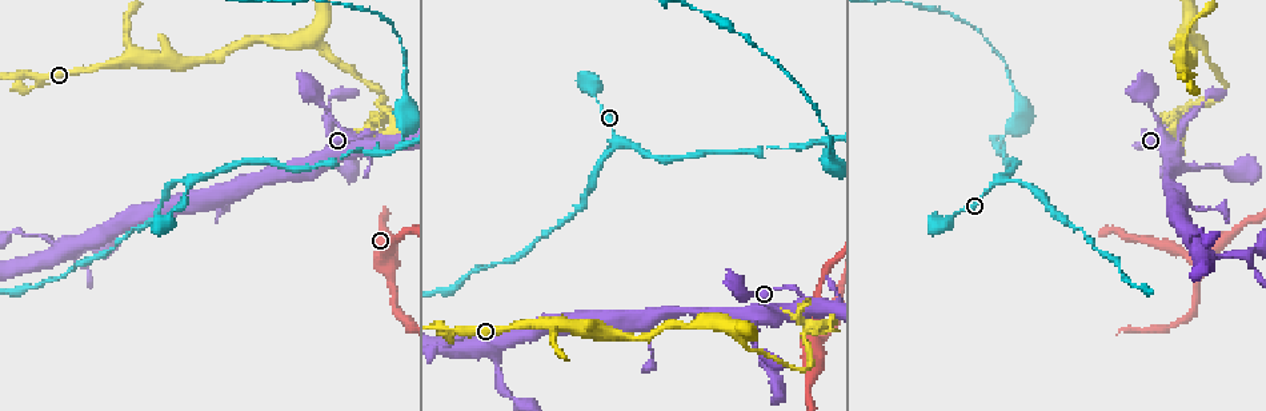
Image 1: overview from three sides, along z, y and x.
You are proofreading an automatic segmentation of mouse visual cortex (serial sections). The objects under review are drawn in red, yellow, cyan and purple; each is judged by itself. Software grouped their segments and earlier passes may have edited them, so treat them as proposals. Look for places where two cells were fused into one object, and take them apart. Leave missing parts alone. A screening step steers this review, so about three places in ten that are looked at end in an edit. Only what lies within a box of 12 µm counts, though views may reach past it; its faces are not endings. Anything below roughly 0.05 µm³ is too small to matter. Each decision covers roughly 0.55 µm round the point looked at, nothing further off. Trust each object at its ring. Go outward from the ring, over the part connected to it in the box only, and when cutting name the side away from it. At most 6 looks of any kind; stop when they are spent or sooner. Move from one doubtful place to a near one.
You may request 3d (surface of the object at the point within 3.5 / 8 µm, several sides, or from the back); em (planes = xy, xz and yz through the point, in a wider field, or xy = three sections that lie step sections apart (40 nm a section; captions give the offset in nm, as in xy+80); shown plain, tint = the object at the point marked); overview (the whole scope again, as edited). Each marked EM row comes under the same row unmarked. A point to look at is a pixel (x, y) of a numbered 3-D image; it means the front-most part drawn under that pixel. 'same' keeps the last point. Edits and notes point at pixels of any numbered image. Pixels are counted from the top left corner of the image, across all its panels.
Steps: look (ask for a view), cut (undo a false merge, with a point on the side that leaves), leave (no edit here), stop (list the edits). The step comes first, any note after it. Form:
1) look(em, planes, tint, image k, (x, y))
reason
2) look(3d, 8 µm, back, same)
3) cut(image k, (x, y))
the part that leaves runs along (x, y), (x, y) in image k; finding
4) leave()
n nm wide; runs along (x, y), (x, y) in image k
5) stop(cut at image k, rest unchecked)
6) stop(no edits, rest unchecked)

look(3d, 3.5 µm, image 1, (1198, 283))
calibre changes

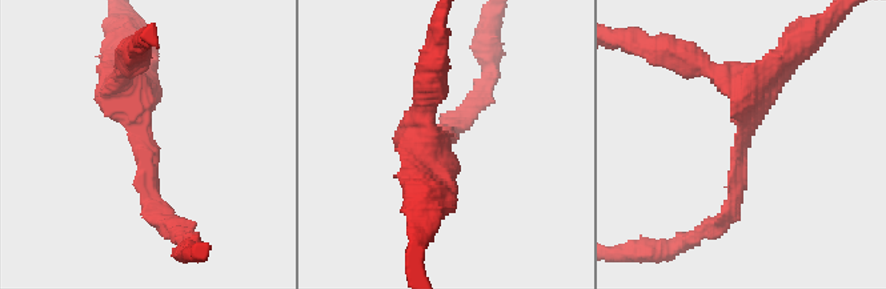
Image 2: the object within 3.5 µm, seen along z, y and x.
look(em, xy, step 1, tint, image 2, (746, 132))
shape alone is not enough

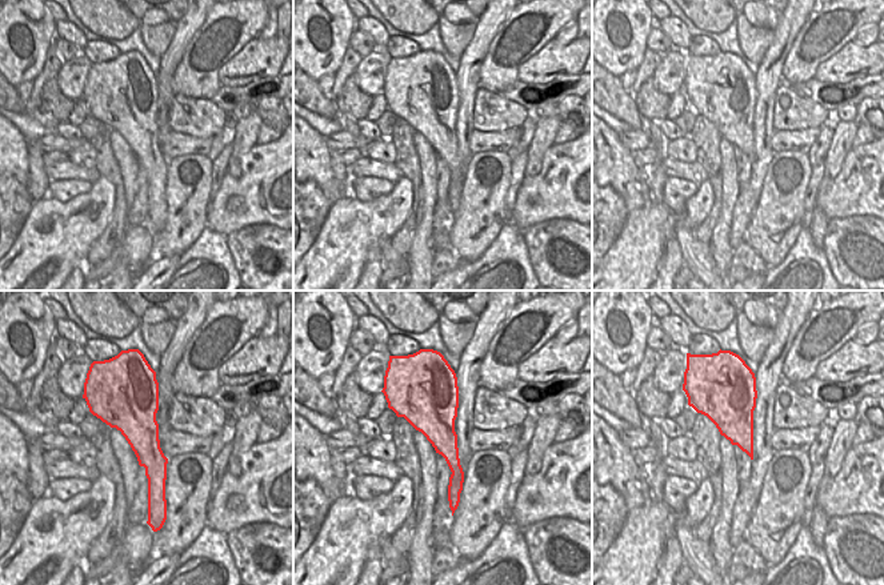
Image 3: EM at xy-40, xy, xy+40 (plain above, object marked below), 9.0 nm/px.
leave()
arms of 200, 250, 350 nm; runs along (784, 59), (749, 100), (729, 215) in image 2; continuous, no second cell

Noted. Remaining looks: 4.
look(3d, 3.5 µm, back, image 1, (492, 352))
thin arm on a thick one

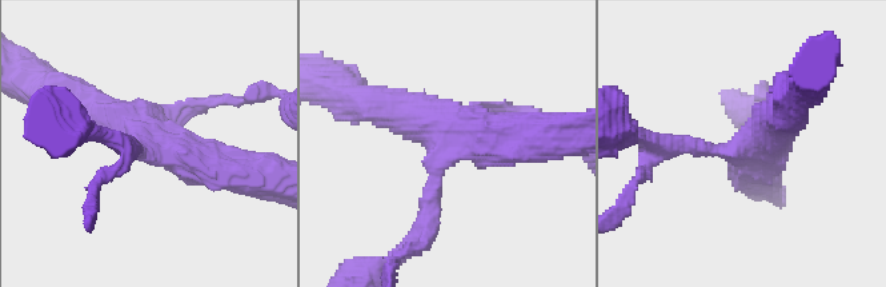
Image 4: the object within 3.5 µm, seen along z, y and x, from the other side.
look(em, xy, step 5, tint, image 4, (142, 140))
now the EM

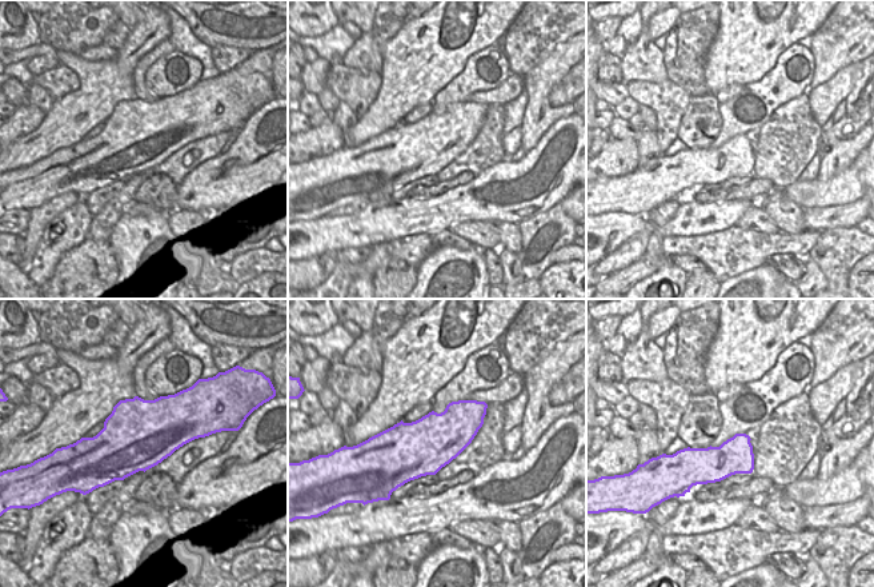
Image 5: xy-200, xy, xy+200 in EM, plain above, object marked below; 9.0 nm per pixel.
leave()
500 nm wide; runs along (64, 100), (224, 166) in image 4; all the same cell

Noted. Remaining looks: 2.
look(3d, 3.5 µm, image 1, (622, 138))
three arms meet

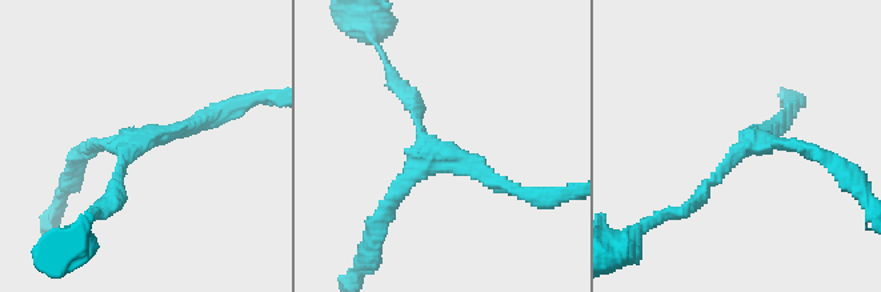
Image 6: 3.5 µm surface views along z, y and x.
look(em, xy, step 2, tint, image 6, (137, 142))
now the EM

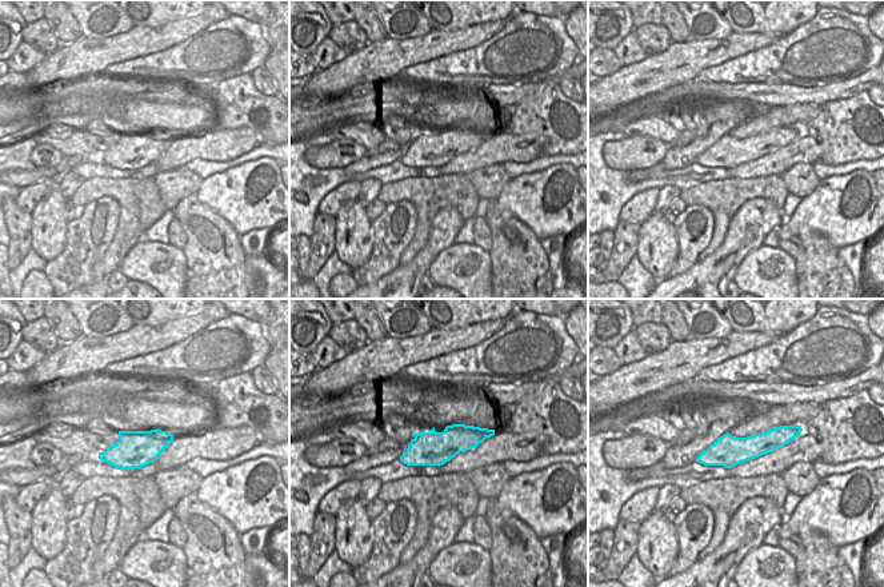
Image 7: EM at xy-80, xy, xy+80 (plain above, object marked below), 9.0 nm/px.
leave()
arms of 200, 200, 200 nm; runs along (409, 95), (431, 147), (508, 188) in image 6; continuous, no second cell

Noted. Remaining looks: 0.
stop(no edits, rest unchecked)

